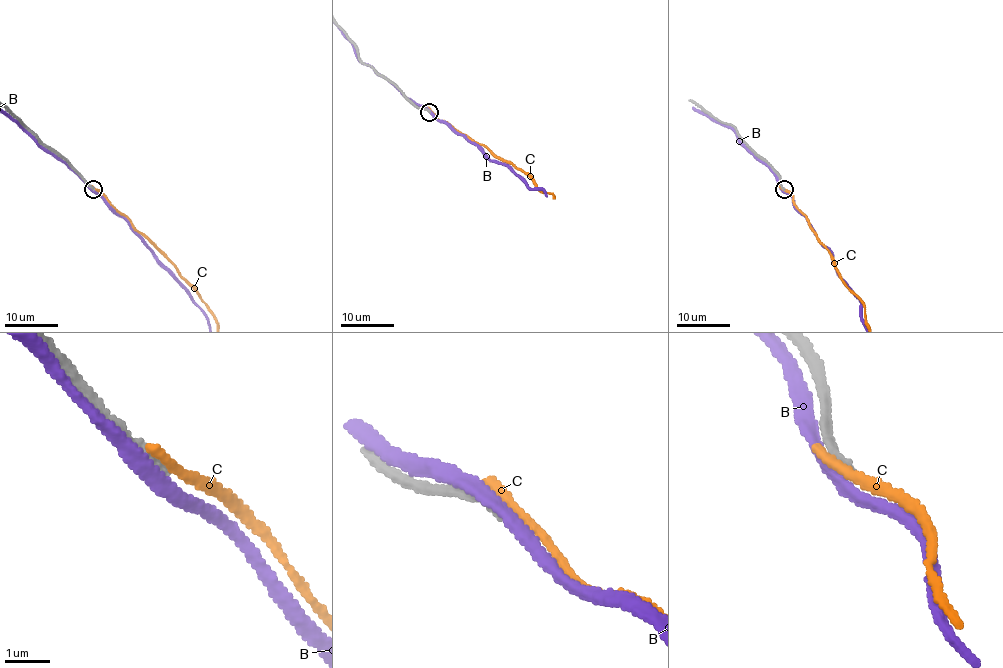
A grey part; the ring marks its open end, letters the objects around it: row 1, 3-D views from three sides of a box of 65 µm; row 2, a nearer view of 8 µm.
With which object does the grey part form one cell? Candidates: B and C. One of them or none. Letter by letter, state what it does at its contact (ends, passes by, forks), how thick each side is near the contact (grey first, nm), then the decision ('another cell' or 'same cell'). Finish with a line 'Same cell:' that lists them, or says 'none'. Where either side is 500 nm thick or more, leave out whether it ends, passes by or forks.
B: it passes by; 300 nm thick on the grey side, 280 nm on the other; another cell
C: it ends there; 260 nm thick on the grey side, 280 nm on the other; another cell
Same cell: none

